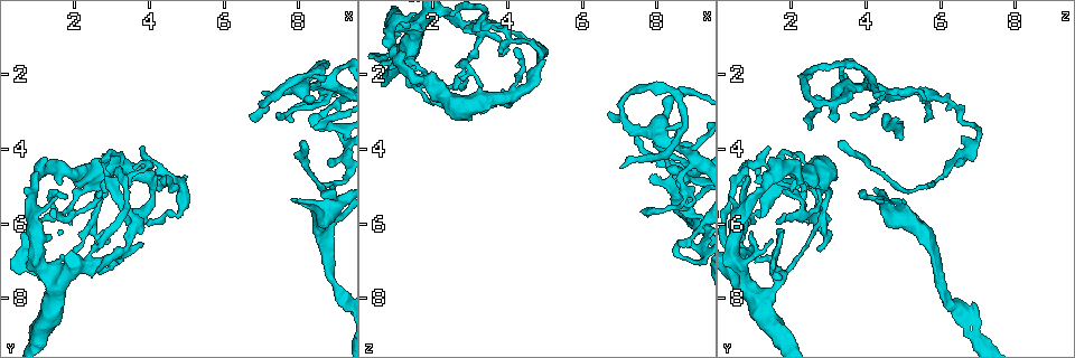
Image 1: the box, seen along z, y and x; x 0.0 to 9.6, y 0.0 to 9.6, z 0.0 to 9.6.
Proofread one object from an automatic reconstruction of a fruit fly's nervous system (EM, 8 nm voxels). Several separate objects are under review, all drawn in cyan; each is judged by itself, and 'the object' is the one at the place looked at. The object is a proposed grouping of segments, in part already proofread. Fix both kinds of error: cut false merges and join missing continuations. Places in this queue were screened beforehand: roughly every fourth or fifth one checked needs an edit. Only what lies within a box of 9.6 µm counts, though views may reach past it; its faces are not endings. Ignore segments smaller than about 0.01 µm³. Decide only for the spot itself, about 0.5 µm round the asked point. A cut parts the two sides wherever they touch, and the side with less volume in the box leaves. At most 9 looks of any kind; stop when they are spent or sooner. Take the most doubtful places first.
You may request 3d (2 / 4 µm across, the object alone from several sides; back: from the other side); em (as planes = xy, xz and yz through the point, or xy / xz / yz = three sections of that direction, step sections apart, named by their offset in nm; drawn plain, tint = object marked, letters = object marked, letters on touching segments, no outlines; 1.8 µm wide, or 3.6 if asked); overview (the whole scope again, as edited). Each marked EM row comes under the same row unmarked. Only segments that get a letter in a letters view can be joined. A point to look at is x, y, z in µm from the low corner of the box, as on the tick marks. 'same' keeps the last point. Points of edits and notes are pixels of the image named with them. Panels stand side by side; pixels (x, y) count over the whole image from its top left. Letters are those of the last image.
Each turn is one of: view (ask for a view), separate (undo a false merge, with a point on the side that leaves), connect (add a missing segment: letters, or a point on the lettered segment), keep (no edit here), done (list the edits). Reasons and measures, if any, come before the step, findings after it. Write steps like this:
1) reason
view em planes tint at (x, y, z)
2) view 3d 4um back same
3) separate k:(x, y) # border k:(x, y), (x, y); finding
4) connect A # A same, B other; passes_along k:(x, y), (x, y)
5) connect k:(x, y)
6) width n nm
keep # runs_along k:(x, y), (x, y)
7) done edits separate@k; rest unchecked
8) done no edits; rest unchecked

a fork
view em planes tint at (1.30, 7.60, 1.70)

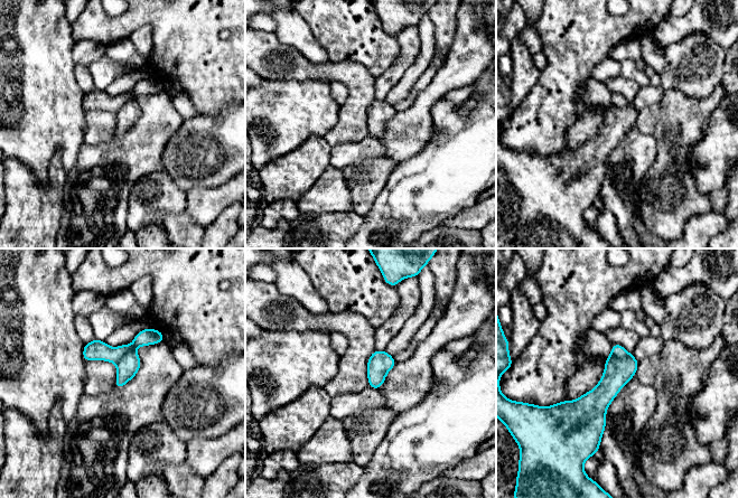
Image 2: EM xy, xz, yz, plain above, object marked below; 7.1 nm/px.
see the neighbours
view em planes letters same

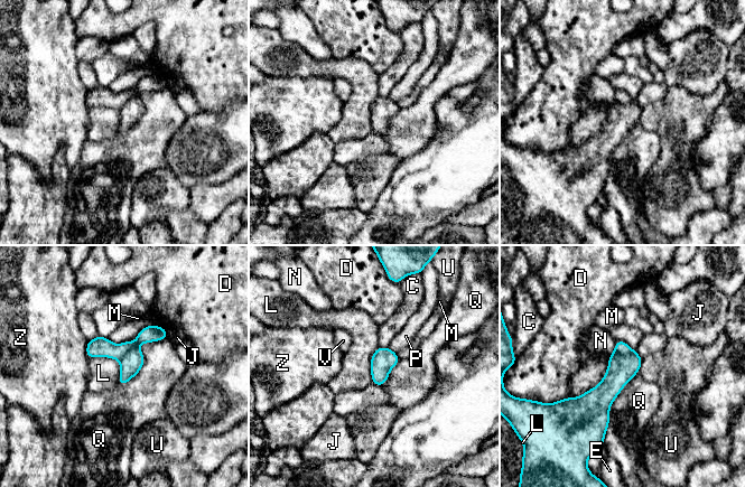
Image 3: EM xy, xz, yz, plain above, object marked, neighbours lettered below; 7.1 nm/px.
longest_contact Q 500 nm
keep # C other, D other, E other, J other, L other, M other, N other, P other, Q other, U other, V other, Z other; one neuron here

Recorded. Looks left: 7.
touches itself
view 3d 2um back at (8.40, 2.00, 2.35)

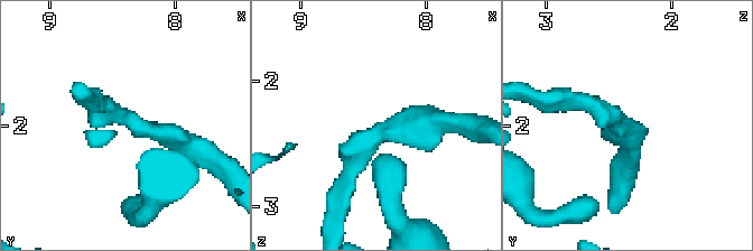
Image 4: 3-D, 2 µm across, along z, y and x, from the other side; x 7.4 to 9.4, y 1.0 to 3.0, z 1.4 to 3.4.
view em planes letters at (8.42, 1.94, 2.36)

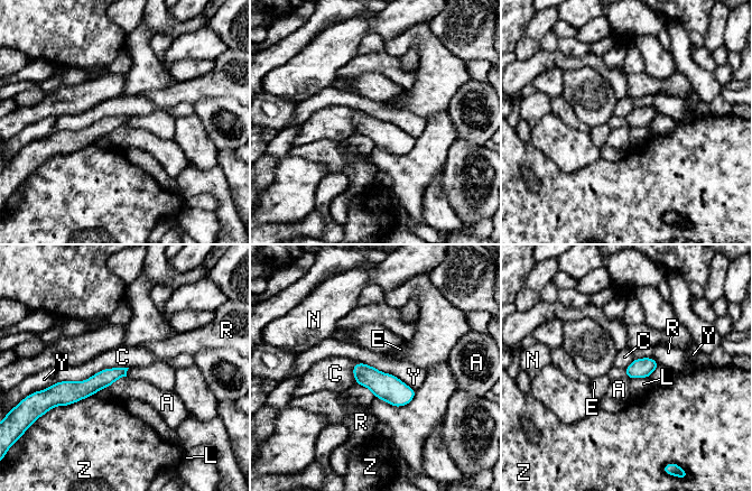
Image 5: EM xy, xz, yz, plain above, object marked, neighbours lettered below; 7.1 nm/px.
keep # A other, C other, E other, L other, N other, R other, Y other, Z other; border 5:(374, 366), (398, 377), (415, 390); all the same neuron

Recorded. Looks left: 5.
closes a loop
view 3d 2um back at (4.30, 4.60, 1.25)

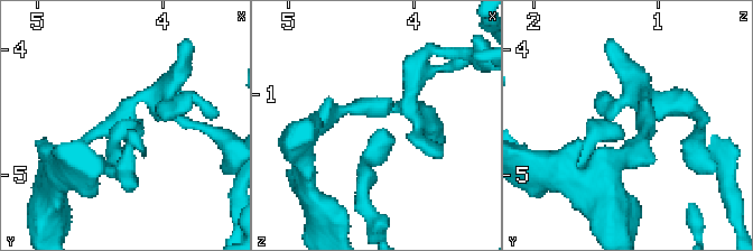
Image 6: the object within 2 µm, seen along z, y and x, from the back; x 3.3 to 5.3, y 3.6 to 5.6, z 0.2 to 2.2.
shape alone is not enough
view em planes tint at (4.24, 4.60, 1.16)

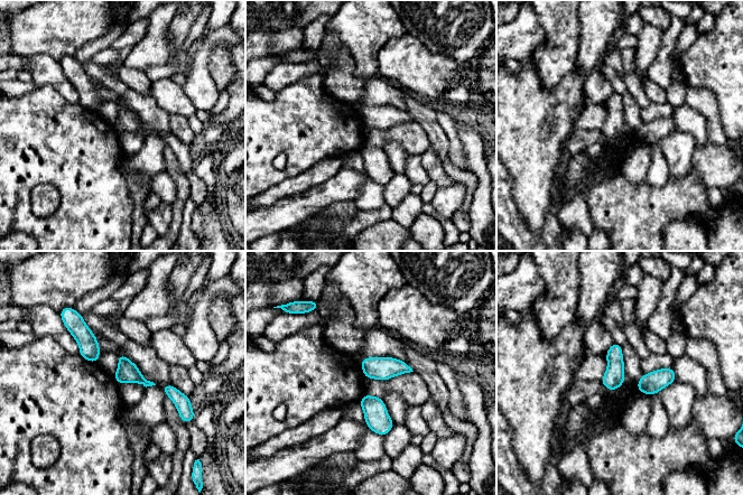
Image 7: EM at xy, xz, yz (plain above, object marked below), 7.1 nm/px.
see the neighbours
view em planes letters same

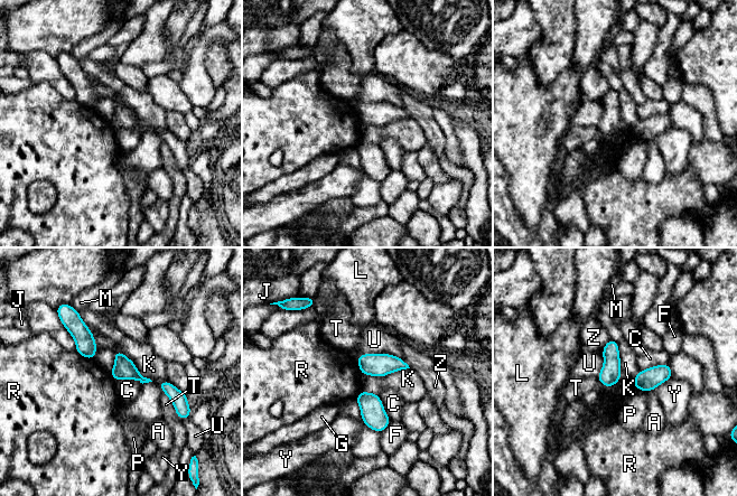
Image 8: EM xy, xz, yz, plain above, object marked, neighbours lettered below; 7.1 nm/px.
longest_contact K 360 nm
keep # A other, C other, F other, G other, J other, K other, L other, M other, P other, R other, T other, U other, Y other, Z other; all the same neuron

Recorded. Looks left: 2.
view em xy step 8 letters at (8.20, 3.85, 3.25)

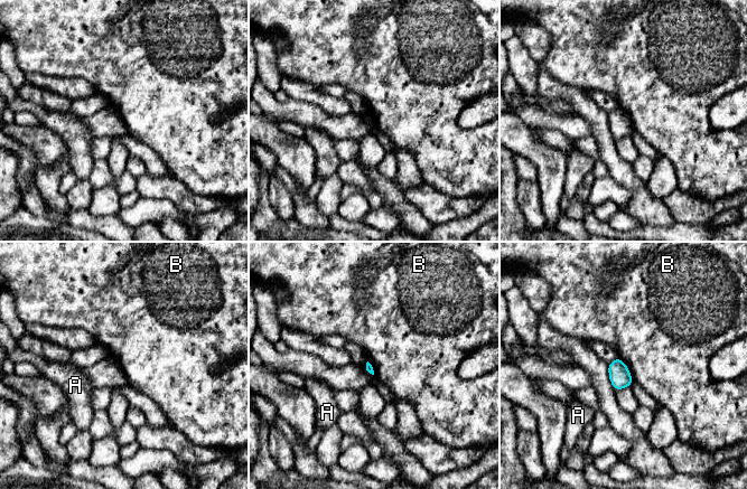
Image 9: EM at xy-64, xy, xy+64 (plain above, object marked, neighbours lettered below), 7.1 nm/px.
keep # A other, B other; border 9:(618, 356), (627, 367), (633, 382); none of them fits

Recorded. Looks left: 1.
done no edits; rest unchecked

